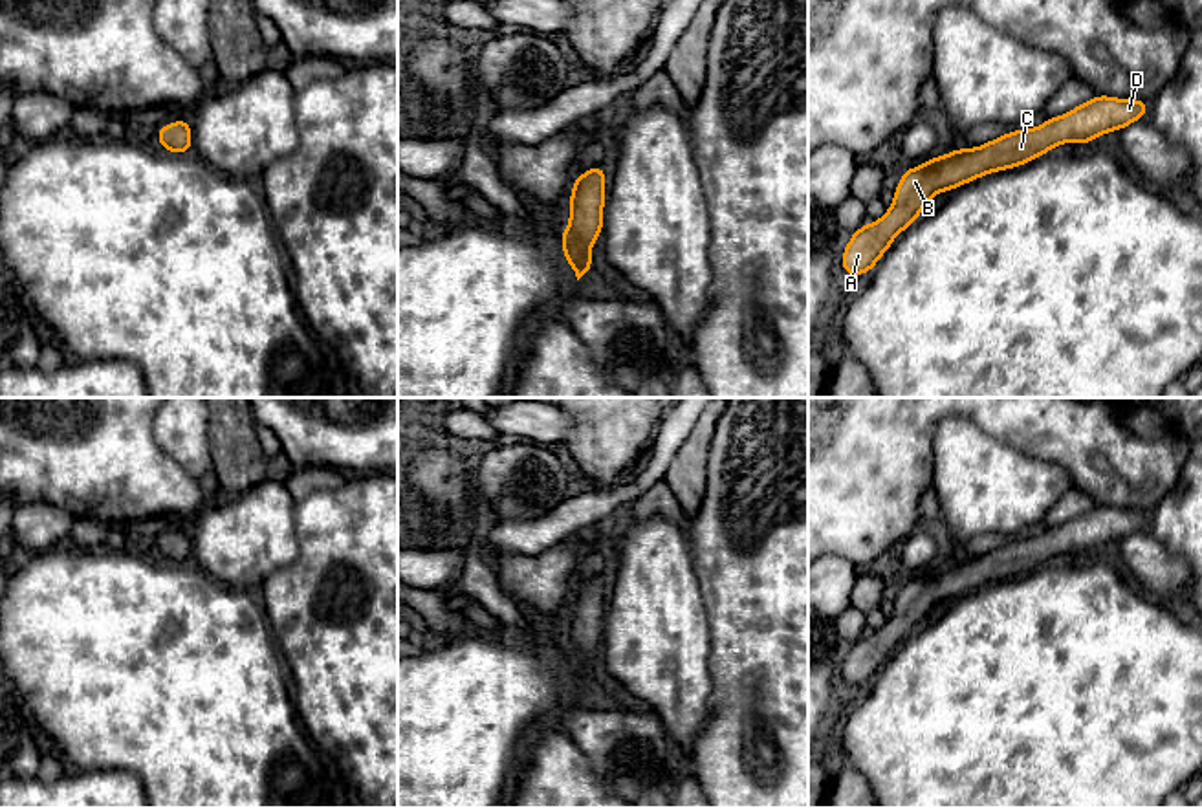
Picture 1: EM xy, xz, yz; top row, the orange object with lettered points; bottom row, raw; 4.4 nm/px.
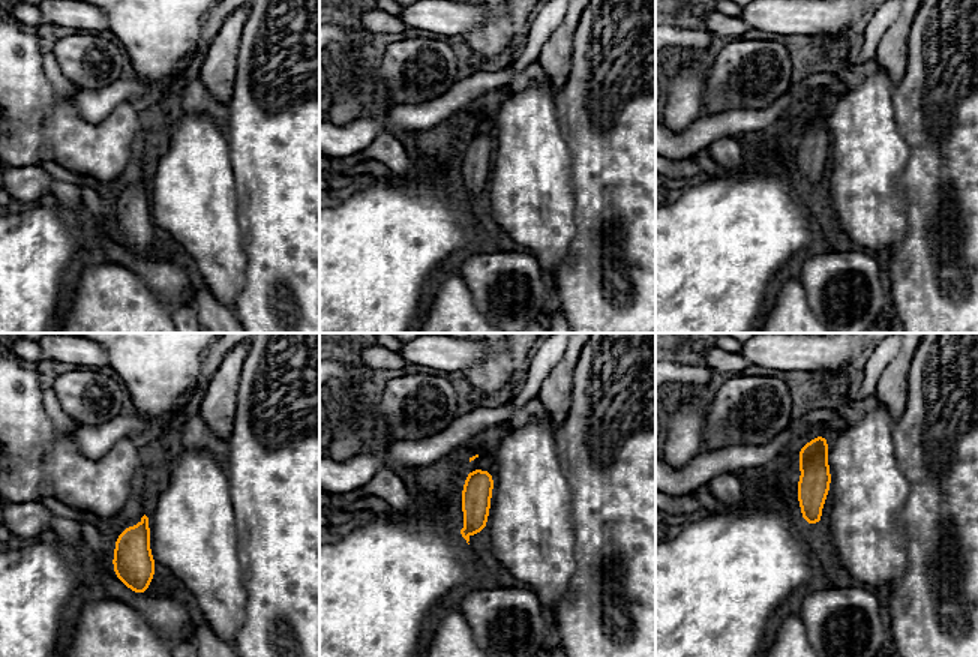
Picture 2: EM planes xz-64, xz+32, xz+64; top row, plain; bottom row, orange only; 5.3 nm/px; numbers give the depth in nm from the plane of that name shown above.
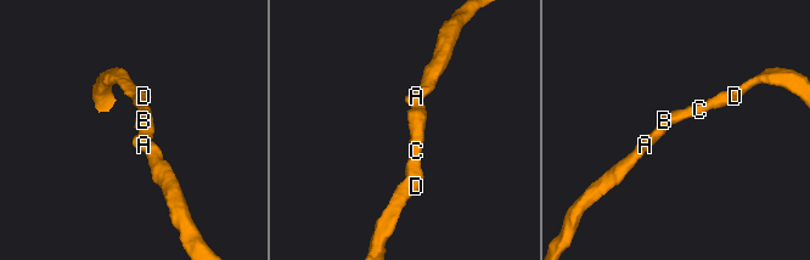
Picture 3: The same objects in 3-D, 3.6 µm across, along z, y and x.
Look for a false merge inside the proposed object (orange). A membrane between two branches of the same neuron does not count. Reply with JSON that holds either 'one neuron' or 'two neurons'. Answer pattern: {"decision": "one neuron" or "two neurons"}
{"decision": "one neuron"}

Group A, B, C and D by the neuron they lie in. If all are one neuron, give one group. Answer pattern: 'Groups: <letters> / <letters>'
Groups: A B C D

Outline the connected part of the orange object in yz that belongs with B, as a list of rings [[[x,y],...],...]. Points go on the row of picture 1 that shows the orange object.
[[[1096,95],[1059,117],[1046,117],[1041,126],[1010,130],[975,148],[940,154],[920,167],[902,172],[894,189],[892,205],[885,214],[856,229],[841,253],[847,275],[870,273],[898,233],[911,227],[922,209],[944,191],[953,191],[991,172],[1026,165],[1065,143],[1090,145],[1096,137],[1147,117],[1149,103],[1143,99],[1120,99]]]

